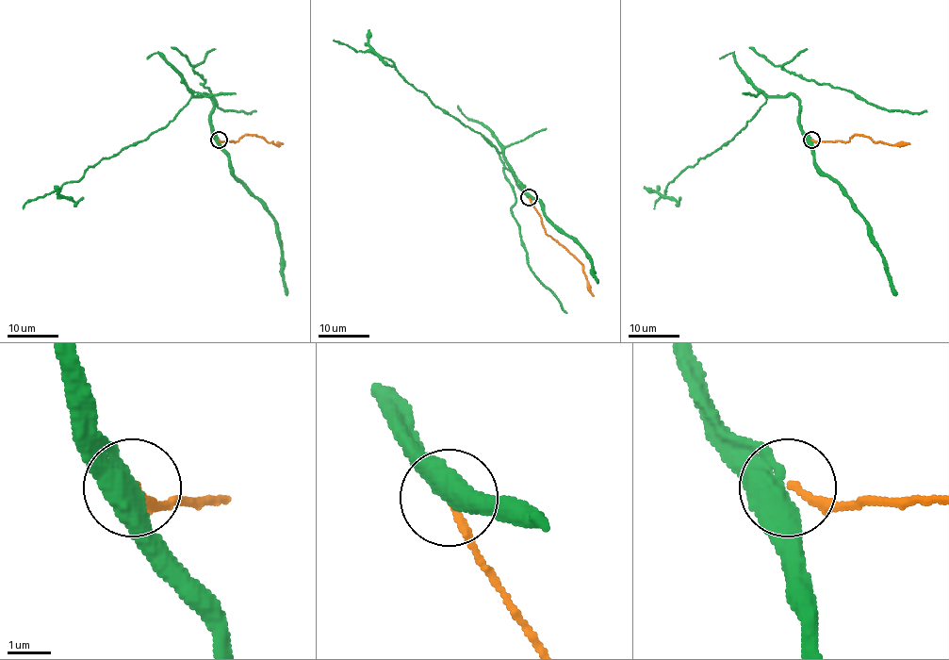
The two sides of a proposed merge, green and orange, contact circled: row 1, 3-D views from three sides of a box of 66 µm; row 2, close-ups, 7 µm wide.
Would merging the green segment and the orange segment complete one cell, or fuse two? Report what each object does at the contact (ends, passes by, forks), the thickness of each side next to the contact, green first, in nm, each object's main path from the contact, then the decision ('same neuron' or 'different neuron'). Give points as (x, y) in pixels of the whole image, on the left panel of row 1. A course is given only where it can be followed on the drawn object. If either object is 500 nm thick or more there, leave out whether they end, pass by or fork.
500/170 nm | green via (218, 140), (210, 123), (213, 101), (206, 94), (193, 96), (163, 127), (23, 208) | orange via (218, 140), (235, 141), (251, 136), (263, 137), (276, 144), (283, 143) | same neuron

